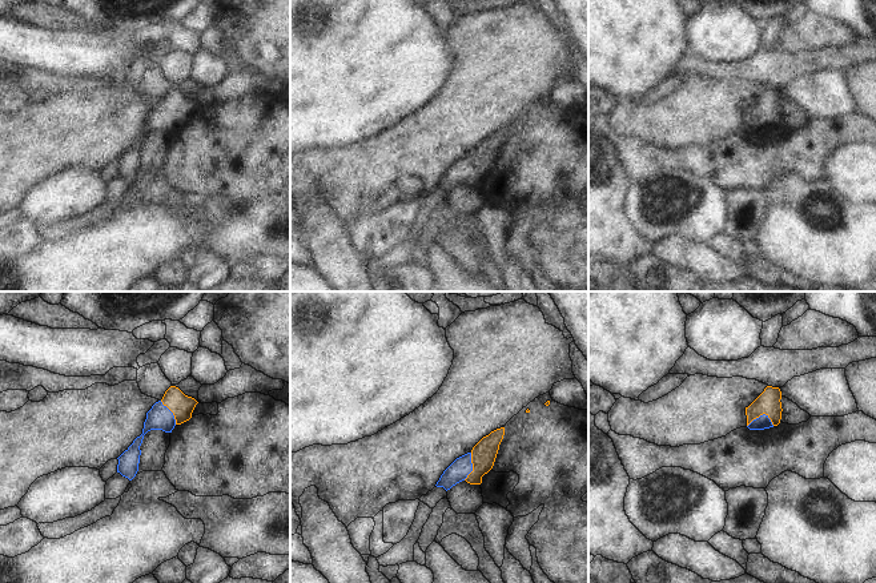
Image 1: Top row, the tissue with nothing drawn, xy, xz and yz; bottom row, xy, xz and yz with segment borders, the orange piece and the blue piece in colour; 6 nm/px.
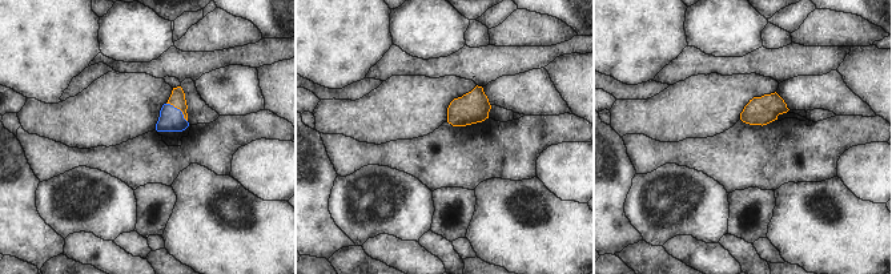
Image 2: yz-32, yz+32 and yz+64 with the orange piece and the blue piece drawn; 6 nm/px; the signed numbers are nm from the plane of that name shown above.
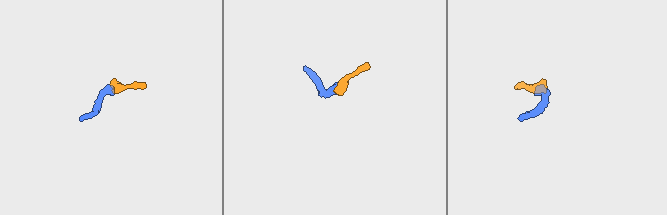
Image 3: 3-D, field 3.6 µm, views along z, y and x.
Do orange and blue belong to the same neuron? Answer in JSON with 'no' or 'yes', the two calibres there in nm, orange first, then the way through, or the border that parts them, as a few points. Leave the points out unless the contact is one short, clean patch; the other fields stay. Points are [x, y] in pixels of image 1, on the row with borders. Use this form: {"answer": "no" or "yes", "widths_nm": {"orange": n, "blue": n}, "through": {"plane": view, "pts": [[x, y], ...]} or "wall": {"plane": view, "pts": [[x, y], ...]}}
{"answer": "yes", "widths_nm": {"orange": 140, "blue": 80}, "through": {"plane": "yz", "pts": [[768, 402], [760, 414], [763, 422]]}}

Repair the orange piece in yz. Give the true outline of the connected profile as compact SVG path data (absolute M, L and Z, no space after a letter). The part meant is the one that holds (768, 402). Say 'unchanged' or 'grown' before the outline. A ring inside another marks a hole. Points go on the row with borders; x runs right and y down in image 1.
grown | M767 386L764 391L746 407L747 427L750 430L764 430L777 426L783 411L780 399L780 389Z

